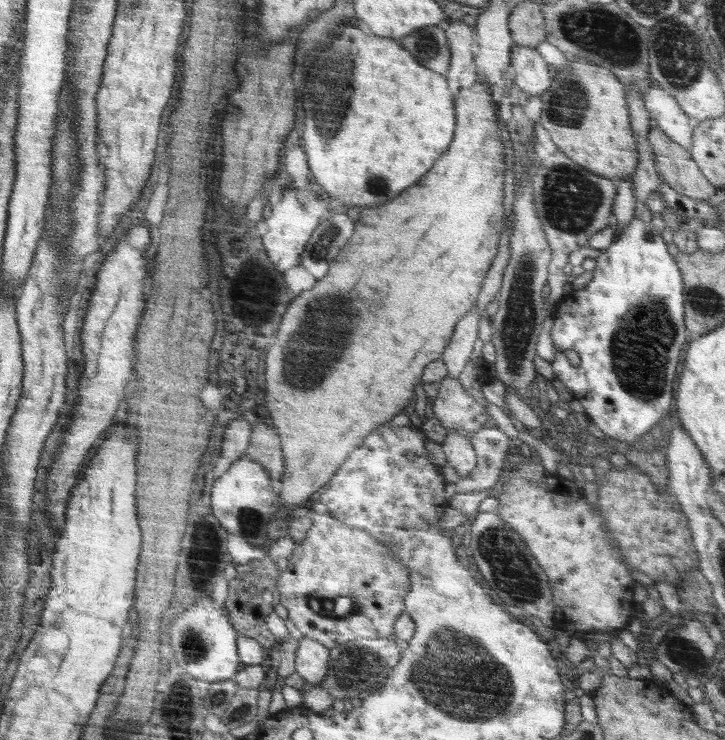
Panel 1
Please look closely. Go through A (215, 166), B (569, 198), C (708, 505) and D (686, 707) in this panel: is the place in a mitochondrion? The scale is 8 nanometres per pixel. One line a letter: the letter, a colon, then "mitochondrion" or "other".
A: other
B: mitochondrion
C: other
D: other

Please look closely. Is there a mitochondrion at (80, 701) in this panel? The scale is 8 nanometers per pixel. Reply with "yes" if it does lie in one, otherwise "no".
no

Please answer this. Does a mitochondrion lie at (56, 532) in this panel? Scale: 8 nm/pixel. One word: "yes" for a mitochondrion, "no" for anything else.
no

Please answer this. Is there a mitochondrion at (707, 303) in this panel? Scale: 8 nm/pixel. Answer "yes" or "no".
yes

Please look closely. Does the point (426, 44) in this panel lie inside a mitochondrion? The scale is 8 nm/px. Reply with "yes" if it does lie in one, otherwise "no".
yes

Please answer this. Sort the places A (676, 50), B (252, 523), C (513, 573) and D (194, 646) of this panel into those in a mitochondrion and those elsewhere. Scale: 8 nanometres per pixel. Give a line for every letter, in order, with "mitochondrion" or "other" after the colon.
A: mitochondrion
B: mitochondrion
C: mitochondrion
D: mitochondrion

